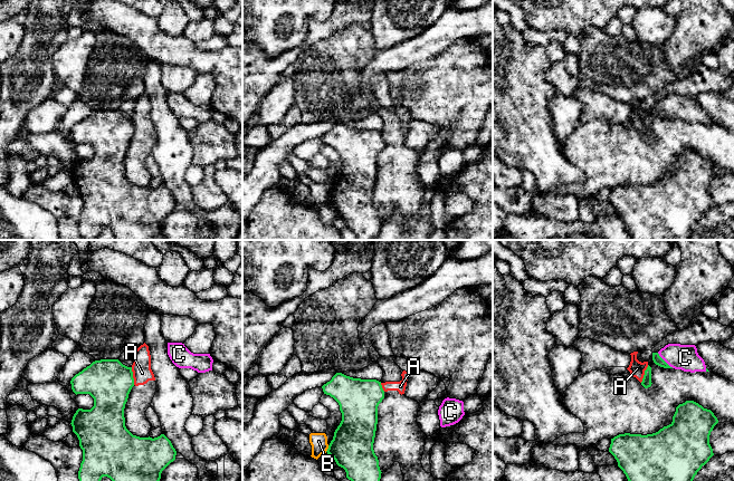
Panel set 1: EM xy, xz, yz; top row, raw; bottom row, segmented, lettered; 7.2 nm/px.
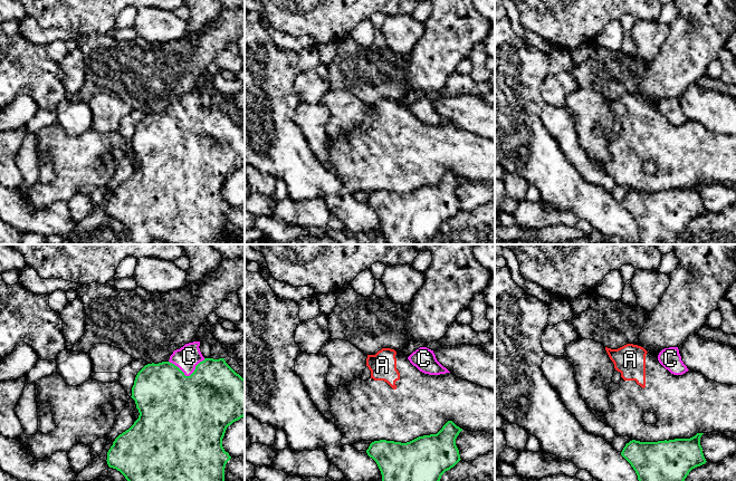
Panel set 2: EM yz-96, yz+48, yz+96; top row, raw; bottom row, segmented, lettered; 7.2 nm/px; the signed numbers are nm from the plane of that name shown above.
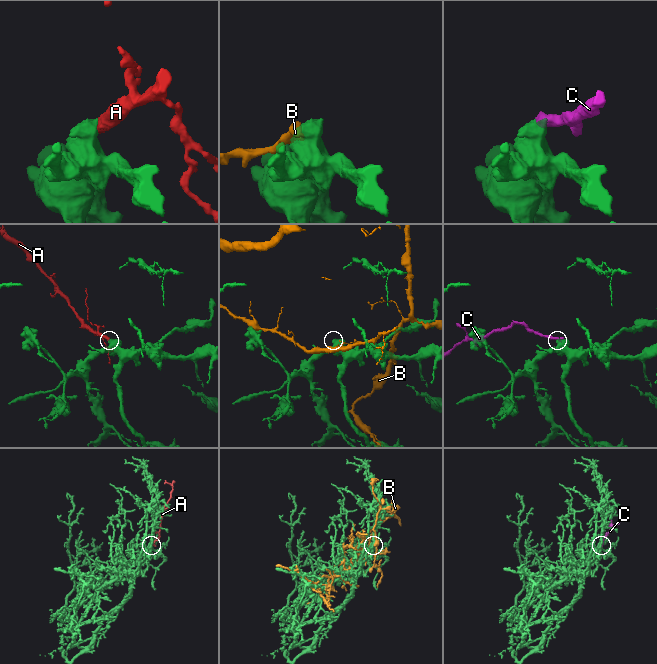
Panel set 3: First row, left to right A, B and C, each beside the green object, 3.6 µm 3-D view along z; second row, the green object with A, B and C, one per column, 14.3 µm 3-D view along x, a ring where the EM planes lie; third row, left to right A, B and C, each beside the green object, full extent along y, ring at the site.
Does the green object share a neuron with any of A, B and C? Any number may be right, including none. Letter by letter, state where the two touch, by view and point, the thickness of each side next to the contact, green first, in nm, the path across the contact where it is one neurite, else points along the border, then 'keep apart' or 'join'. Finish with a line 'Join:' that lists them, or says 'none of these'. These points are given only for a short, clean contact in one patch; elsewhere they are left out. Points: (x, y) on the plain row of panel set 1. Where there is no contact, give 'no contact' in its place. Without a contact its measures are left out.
A: xy (132, 126) | 320/140 nm | along xy (131, 117), (134, 134) | keep apart
B: xz (327, 199) | 300/130 nm | keep apart
C: yz (664, 111) | 70/190 nm | across yz (657, 109), (664, 111), (685, 107) | join
Join: C

